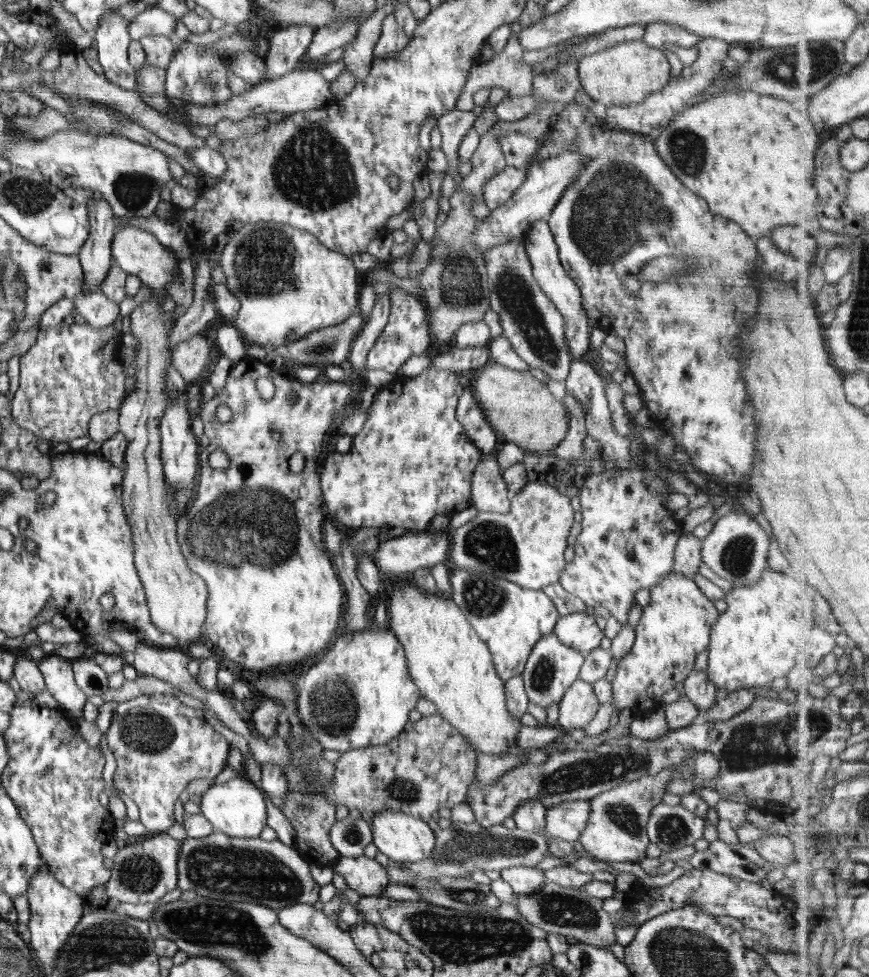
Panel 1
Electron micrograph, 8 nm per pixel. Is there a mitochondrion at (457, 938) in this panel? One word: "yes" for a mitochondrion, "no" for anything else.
yes

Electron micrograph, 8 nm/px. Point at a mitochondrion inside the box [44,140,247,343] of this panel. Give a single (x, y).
(133, 190)

